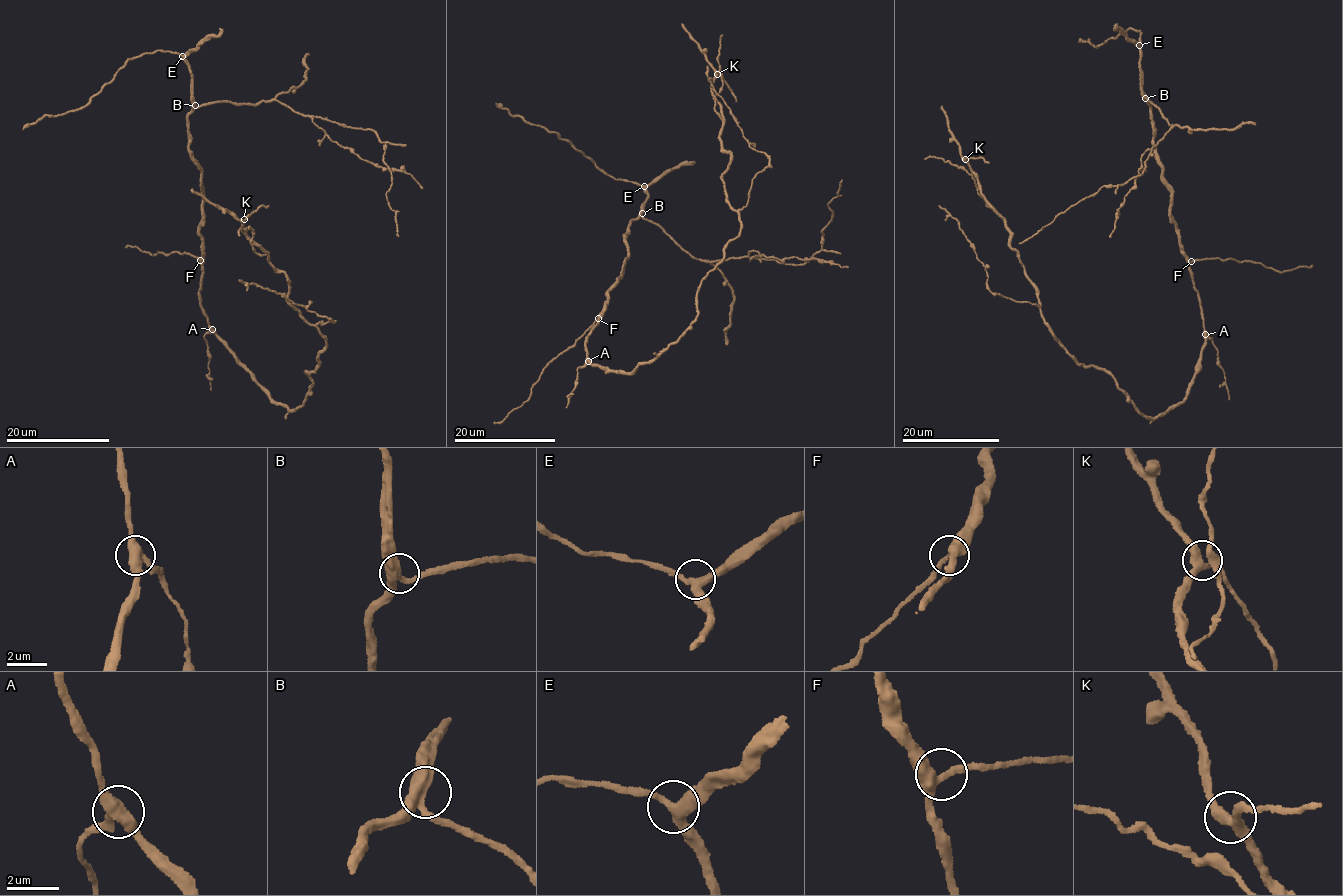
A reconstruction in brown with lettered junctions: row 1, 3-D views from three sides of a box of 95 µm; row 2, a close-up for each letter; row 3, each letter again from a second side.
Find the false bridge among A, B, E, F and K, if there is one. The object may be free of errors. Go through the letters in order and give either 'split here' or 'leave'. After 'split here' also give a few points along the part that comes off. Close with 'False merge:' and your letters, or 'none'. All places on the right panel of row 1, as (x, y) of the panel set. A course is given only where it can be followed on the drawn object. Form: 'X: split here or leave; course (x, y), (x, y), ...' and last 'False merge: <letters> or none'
A: leave
B: leave
E: leave
F: leave
K: leave
False merge: none

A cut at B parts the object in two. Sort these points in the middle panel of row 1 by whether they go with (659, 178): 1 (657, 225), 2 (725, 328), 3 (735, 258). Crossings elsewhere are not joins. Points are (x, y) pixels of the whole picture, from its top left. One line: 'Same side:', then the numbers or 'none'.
Same side: none

